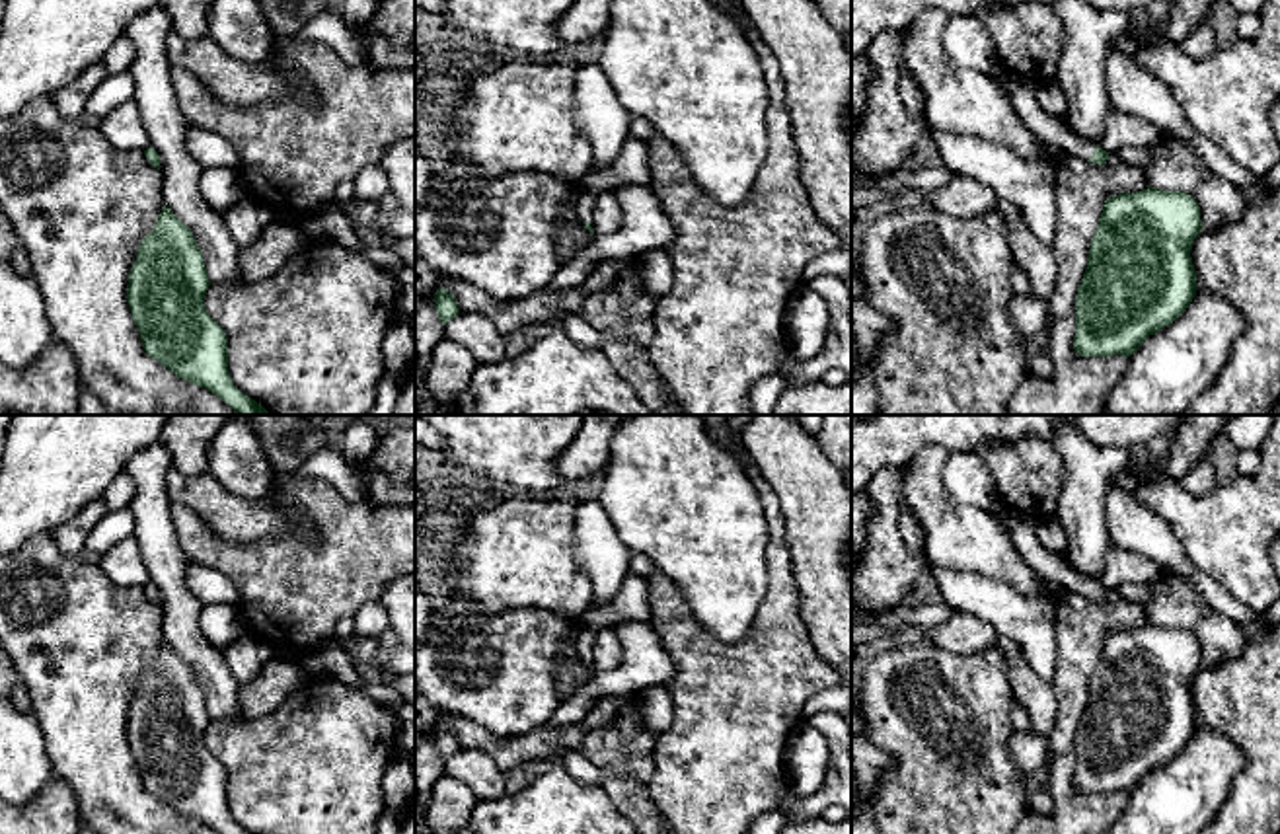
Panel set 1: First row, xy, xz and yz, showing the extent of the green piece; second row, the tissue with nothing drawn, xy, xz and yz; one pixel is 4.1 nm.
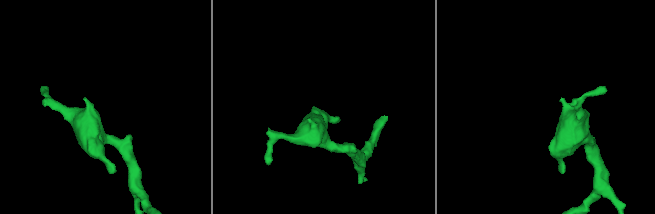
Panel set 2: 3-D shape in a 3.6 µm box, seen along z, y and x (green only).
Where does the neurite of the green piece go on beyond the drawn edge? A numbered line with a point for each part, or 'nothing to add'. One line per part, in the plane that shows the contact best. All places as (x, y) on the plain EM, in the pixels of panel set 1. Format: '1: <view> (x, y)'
1: yz (1021, 530)

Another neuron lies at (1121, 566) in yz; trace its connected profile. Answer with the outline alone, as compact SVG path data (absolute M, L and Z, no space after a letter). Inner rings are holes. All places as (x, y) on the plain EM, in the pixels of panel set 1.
M1112 544L1112 548L1105 559L1105 567L1103 567L1099 585L1103 585L1107 588L1116 588L1124 583L1149 583L1151 585L1163 573L1165 573L1165 569L1157 561L1153 561L1142 553L1116 548Z

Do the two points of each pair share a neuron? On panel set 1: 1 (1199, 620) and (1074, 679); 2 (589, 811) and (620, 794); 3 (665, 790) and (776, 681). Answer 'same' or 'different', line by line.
1: different
2: different
3: same

